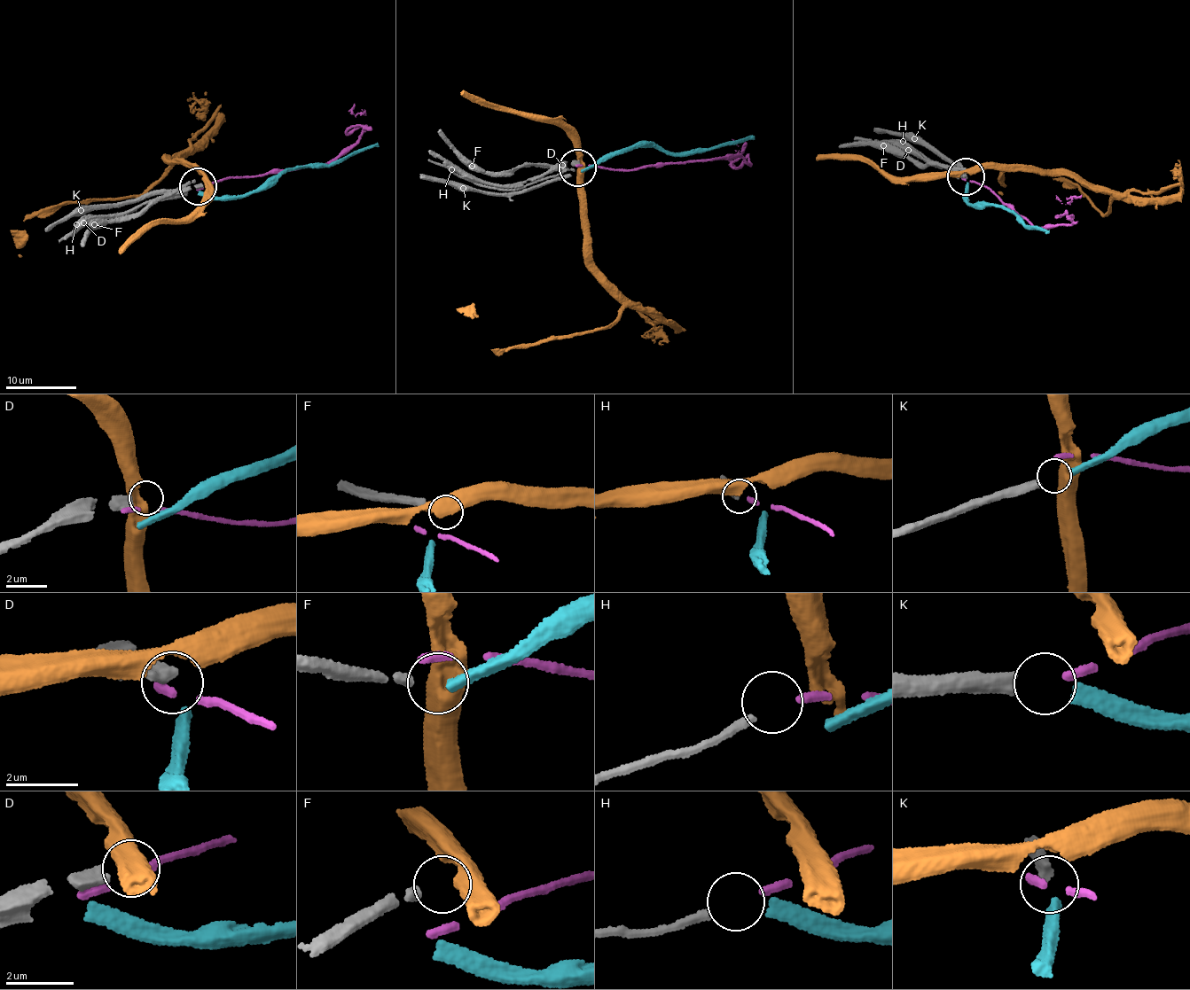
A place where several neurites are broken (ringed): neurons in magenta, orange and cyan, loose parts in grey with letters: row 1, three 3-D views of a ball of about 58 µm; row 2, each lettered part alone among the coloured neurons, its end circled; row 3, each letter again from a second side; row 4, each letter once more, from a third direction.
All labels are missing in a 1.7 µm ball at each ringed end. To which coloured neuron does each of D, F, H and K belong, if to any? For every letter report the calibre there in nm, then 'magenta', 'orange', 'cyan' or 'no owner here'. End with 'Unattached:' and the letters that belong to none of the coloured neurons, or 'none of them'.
D: calibre 420 nm; no owner here
F: calibre 240 nm; no owner here
H: calibre 240 nm; magenta
K: calibre 400 nm; cyan
Unattached: D, F

